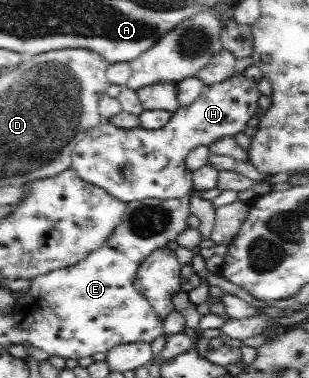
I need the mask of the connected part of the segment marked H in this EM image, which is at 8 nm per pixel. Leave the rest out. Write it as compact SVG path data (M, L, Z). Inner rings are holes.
M242 73L232 75L229 79L218 84L206 85L203 87L201 95L190 103L187 107L180 107L169 121L159 129L119 129L110 123L101 123L93 127L75 144L70 153L71 166L79 174L79 177L99 186L109 195L115 197L123 203L129 204L135 201L146 199L183 199L187 195L193 194L193 176L186 166L187 154L197 145L209 145L218 137L224 135L233 136L243 131L243 128L250 123L250 117L256 111L257 99L260 91L257 82L253 78L245 77Z

